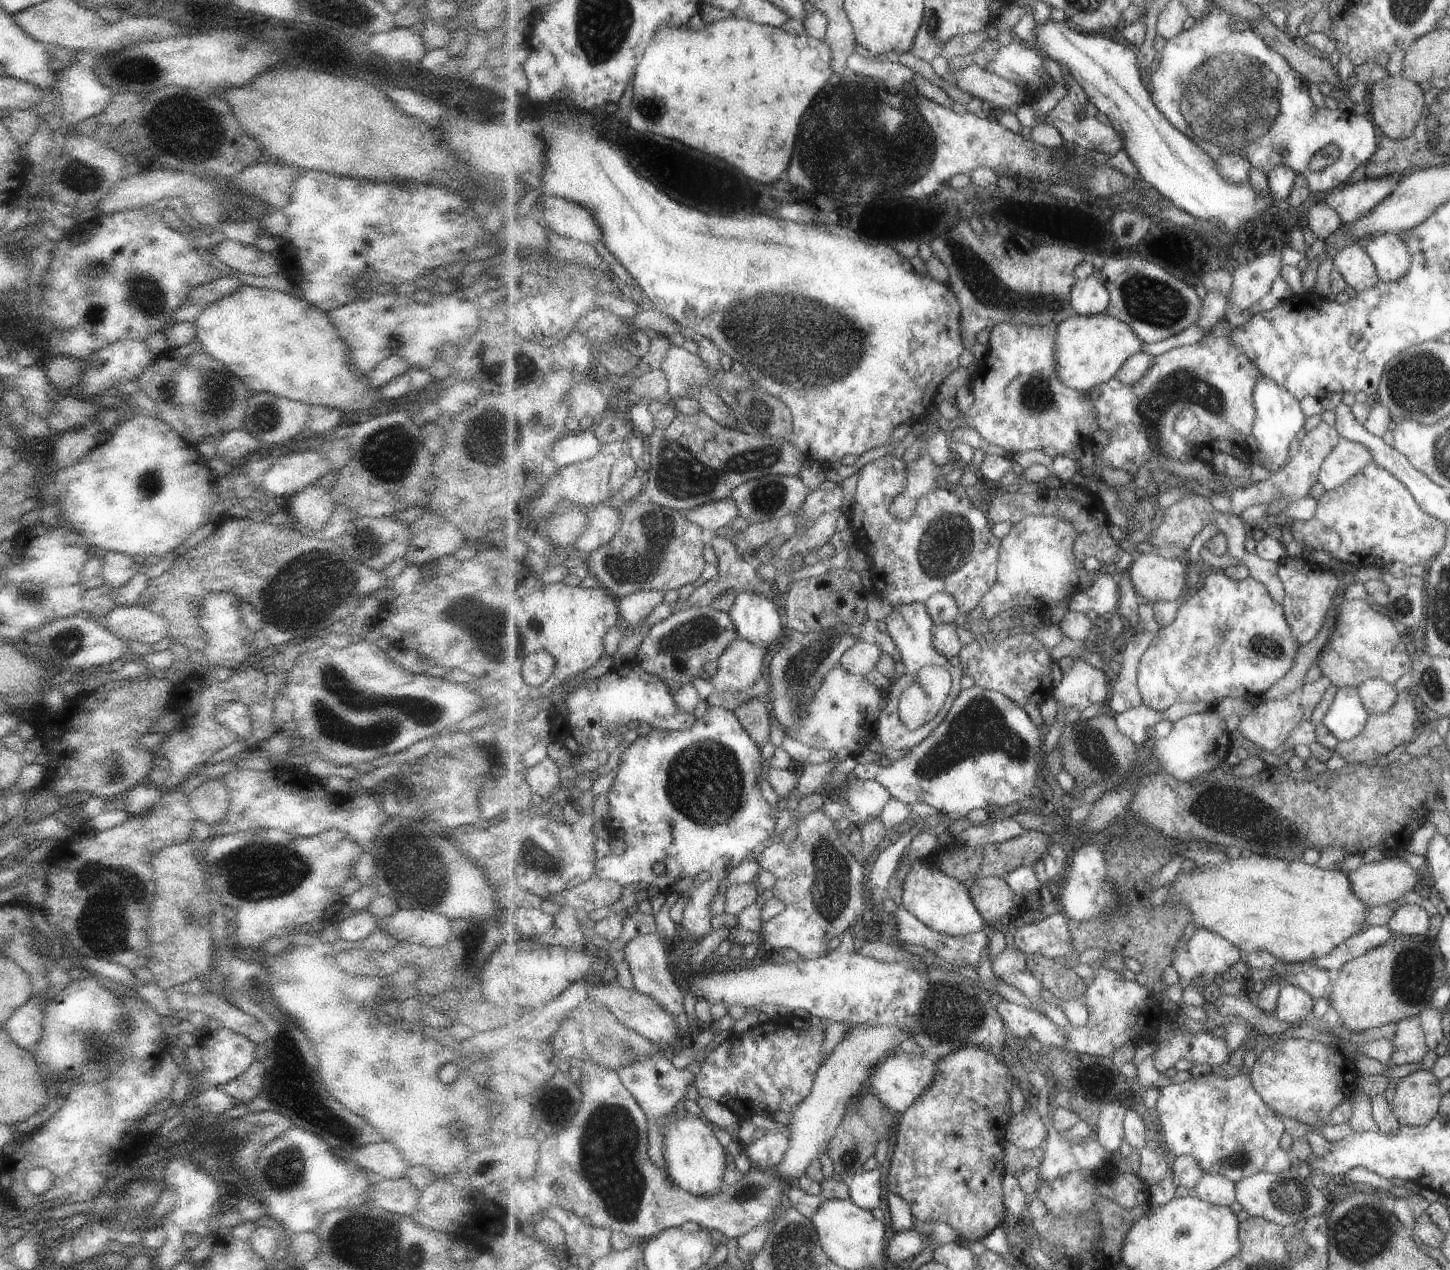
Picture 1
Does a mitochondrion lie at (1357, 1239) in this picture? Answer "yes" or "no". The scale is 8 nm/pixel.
yes

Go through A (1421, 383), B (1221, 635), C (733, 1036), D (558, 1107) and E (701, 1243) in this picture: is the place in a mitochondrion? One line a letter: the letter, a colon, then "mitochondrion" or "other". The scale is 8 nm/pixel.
A: mitochondrion
B: mitochondrion
C: other
D: mitochondrion
E: other

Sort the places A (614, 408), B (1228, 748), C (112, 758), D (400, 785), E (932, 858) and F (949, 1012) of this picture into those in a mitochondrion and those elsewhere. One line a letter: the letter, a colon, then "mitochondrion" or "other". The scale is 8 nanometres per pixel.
A: other
B: other
C: mitochondrion
D: other
E: other
F: mitochondrion

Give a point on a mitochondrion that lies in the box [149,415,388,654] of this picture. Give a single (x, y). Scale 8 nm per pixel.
(285, 600)

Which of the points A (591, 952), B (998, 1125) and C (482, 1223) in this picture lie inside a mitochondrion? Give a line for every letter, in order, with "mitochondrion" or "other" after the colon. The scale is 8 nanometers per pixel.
A: other
B: other
C: other

